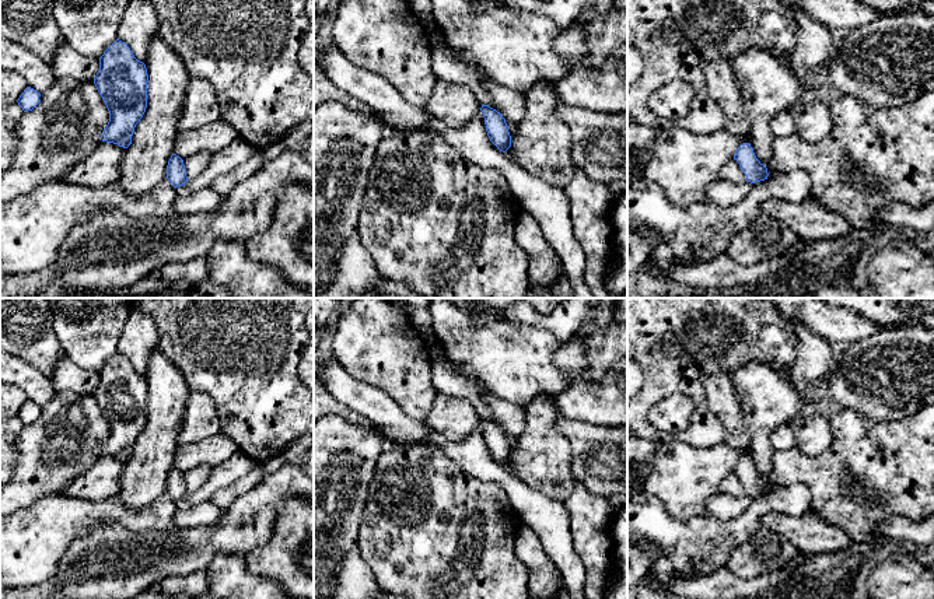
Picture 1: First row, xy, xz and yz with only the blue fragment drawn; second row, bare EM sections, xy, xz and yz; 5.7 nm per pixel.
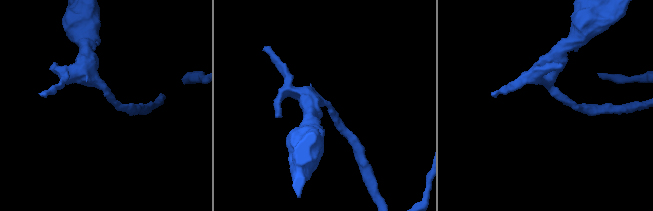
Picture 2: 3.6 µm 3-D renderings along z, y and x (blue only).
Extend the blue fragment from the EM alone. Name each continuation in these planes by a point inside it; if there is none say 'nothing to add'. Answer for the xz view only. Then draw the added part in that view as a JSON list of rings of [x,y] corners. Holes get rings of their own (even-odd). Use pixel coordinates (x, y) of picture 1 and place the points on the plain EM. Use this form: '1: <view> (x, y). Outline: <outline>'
nothing to add

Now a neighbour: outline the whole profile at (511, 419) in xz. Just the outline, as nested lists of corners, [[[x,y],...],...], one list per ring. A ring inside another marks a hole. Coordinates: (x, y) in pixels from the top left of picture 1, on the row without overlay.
[[[440,348],[438,358],[449,365],[459,375],[472,381],[482,392],[483,400],[489,404],[490,411],[482,418],[489,418],[501,427],[504,432],[511,435],[521,435],[527,427],[525,409],[496,396],[492,390],[486,389],[478,376],[465,365],[451,362],[445,353]]]

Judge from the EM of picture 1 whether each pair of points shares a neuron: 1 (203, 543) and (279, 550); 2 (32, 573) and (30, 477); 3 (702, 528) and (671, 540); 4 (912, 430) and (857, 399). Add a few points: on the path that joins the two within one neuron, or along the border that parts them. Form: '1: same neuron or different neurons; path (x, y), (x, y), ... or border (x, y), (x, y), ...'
1: different neurons; border (275, 519), (272, 536), (244, 556)
2: different neurons; border (60, 493), (44, 496), (14, 512)
3: same neuron; path (695, 535), (689, 540), (678, 540)
4: different neurons; border (919, 407), (892, 423), (877, 423), (864, 416)

